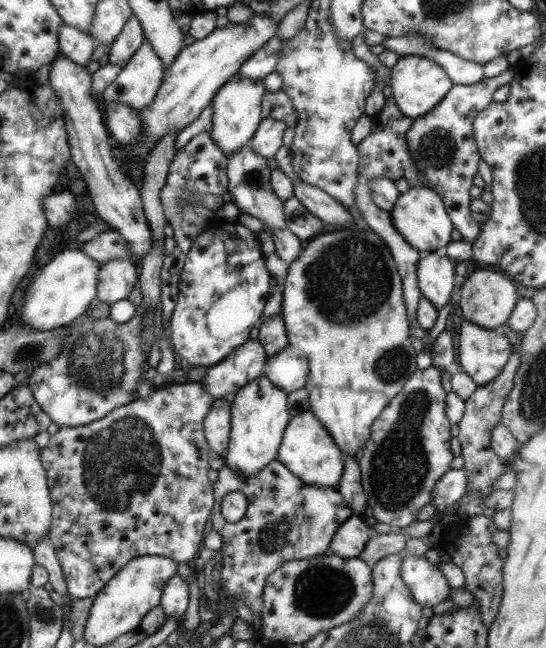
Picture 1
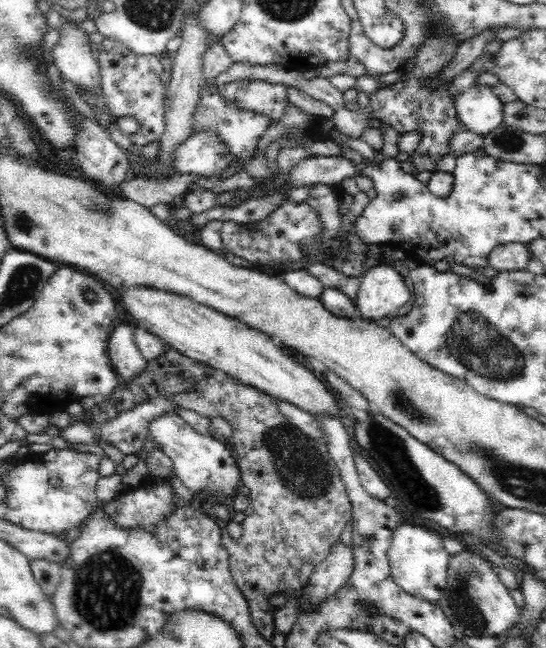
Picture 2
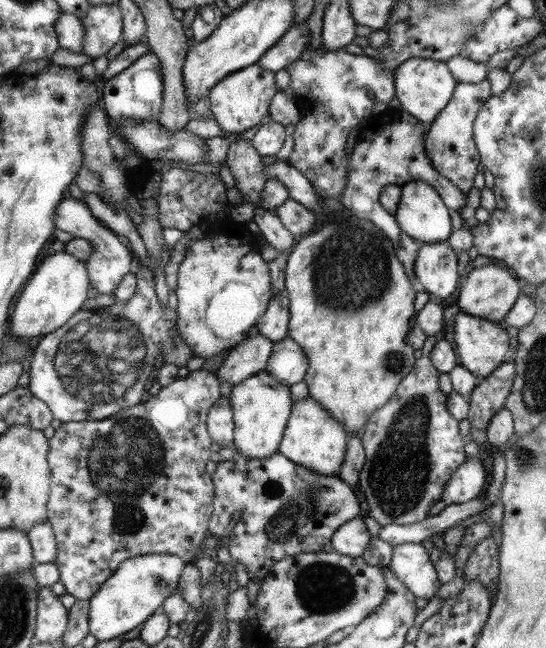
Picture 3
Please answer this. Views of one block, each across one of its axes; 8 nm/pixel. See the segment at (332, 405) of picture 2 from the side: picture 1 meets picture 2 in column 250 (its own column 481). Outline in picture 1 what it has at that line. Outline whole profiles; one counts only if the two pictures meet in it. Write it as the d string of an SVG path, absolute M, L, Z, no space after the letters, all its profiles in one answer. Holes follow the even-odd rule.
M473 321L461 325L458 340L459 368L480 387L487 386L505 370L512 355L508 338L498 336L495 329L482 328Z

